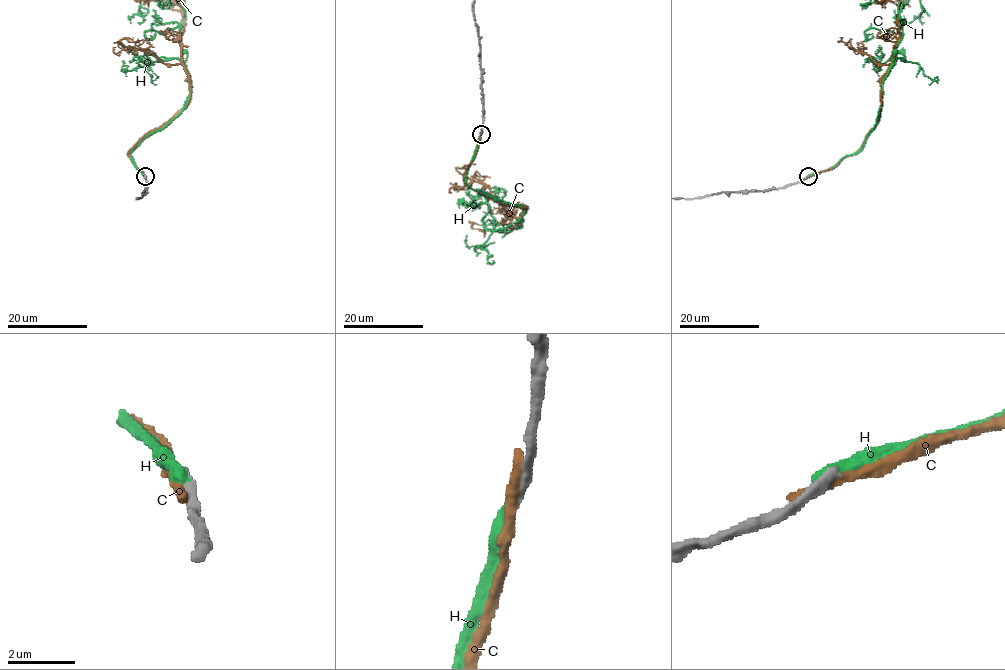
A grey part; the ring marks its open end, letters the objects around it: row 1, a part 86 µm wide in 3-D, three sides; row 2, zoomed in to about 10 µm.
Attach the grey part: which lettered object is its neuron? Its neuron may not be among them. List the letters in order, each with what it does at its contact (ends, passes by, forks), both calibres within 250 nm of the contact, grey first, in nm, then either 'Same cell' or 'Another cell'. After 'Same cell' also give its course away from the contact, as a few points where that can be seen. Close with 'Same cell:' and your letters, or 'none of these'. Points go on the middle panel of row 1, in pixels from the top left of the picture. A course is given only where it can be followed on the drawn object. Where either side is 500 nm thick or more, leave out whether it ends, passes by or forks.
C: It ends there. Thickness 400 nm (grey) against 400 nm. Another cell
H: It ends there. Thickness 360 nm (grey) against 400 nm. Same cell. Its course: (481, 133), (467, 184), (525, 207), (525, 212), (515, 228), (474, 249), (467, 244), (467, 234)
Same cell: H

